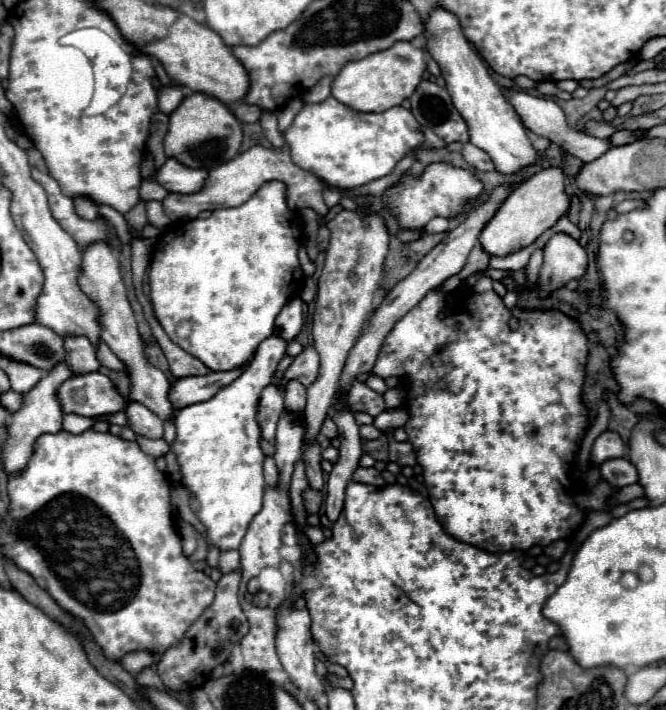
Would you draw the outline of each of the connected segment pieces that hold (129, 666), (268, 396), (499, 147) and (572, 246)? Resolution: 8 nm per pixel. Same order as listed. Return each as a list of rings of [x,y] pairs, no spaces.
[[[136,651],[127,654],[120,661],[121,666],[130,673],[138,673],[154,662],[153,655],[147,651]]]
[[[272,384],[264,388],[264,394],[260,396],[260,428],[264,430],[262,438],[266,438],[270,444],[276,442],[276,422],[280,420],[280,414],[284,412],[284,398],[278,392],[278,388]]]
[[[432,8],[428,14],[428,24],[424,28],[424,36],[428,54],[442,68],[442,76],[446,80],[446,88],[452,96],[456,110],[468,122],[470,142],[482,148],[492,158],[498,172],[514,174],[526,164],[534,164],[538,154],[526,136],[526,128],[522,126],[514,108],[506,102],[502,90],[490,78],[482,58],[472,50],[470,42],[462,32],[458,16],[448,12],[446,8]]]
[[[566,232],[554,234],[544,246],[544,264],[540,270],[538,286],[540,296],[564,286],[574,278],[582,278],[588,268],[586,250]]]

